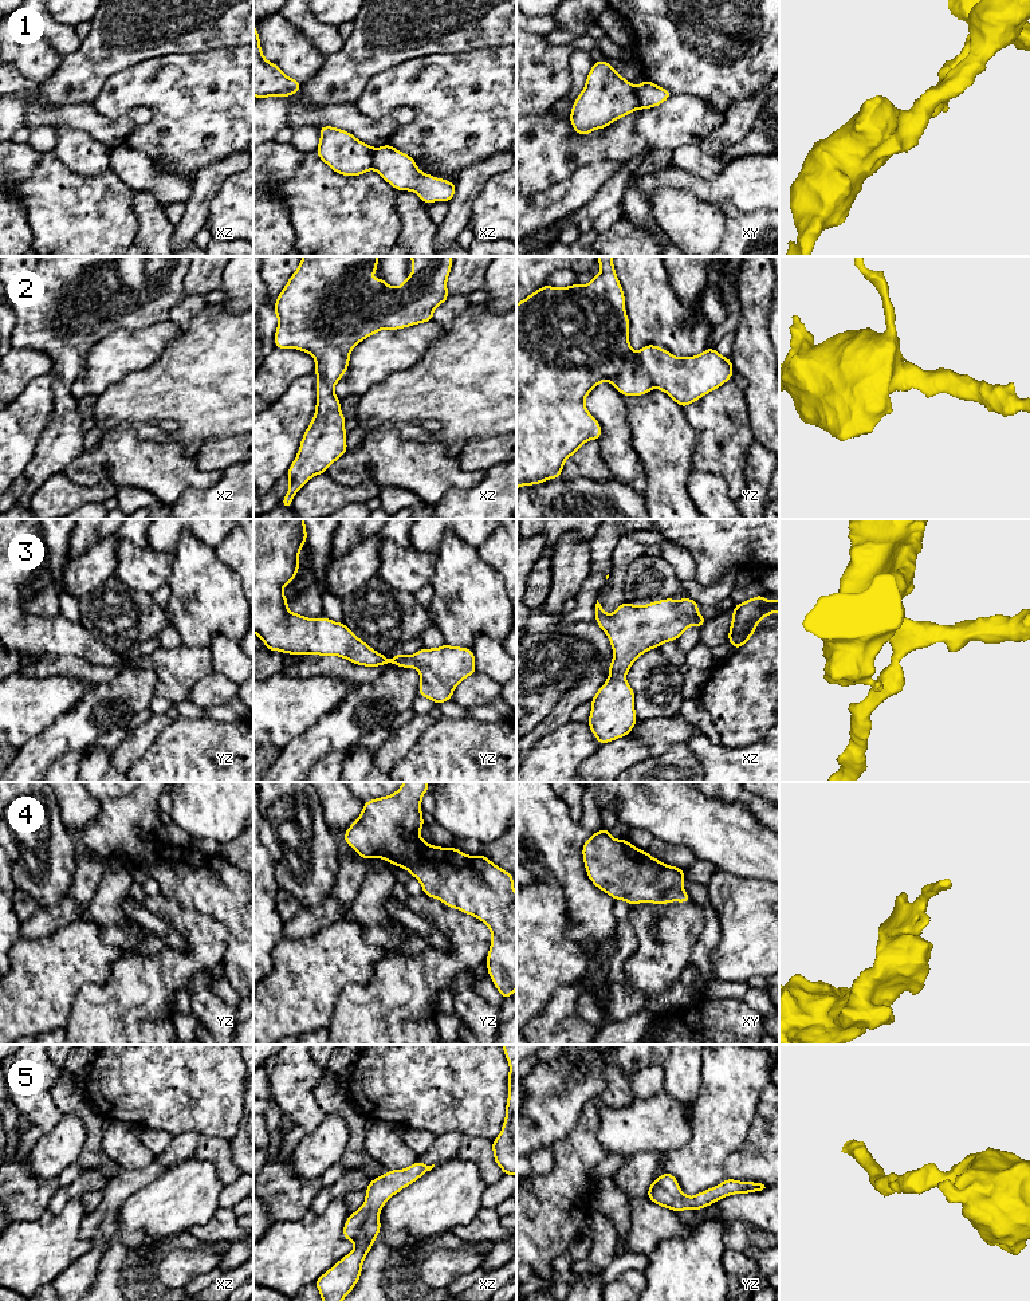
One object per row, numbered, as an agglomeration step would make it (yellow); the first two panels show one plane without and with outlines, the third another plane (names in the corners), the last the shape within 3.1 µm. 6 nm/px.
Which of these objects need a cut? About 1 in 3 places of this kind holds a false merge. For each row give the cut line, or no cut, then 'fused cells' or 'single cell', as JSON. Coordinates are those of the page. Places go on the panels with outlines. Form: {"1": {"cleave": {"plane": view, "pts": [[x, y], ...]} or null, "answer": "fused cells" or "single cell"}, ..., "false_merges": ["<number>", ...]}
{"1": {"cleave": {"plane": "xz", "pts": [[376, 149], [372, 157], [372, 168]]}, "answer": "fused cells"}, "2": {"cleave": null, "answer": "single cell"}, "3": {"cleave": null, "answer": "single cell"}, "4": {"cleave": null, "answer": "single cell"}, "5": {"cleave": null, "answer": "single cell"}, "false_merges": ["1"]}

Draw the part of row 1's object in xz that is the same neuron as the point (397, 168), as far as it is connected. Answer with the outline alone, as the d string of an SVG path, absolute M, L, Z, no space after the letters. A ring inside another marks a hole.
M389 144L374 150L373 169L398 192L414 192L424 204L449 203L456 193L456 184L420 172L410 156Z

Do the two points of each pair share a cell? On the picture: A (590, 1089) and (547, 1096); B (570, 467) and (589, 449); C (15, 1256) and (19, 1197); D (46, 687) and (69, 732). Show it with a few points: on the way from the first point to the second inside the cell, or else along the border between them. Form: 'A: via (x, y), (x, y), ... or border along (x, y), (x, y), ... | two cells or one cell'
A: via (580, 1089), (558, 1089) | one cell
B: via (574, 464), (585, 454) | one cell
C: border along (47, 1210), (35, 1218), (14, 1221) | two cells
D: border along (85, 695), (36, 735) | two cells

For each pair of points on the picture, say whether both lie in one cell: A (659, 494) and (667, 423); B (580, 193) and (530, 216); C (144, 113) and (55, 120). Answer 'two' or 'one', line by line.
A: one
B: one
C: one

